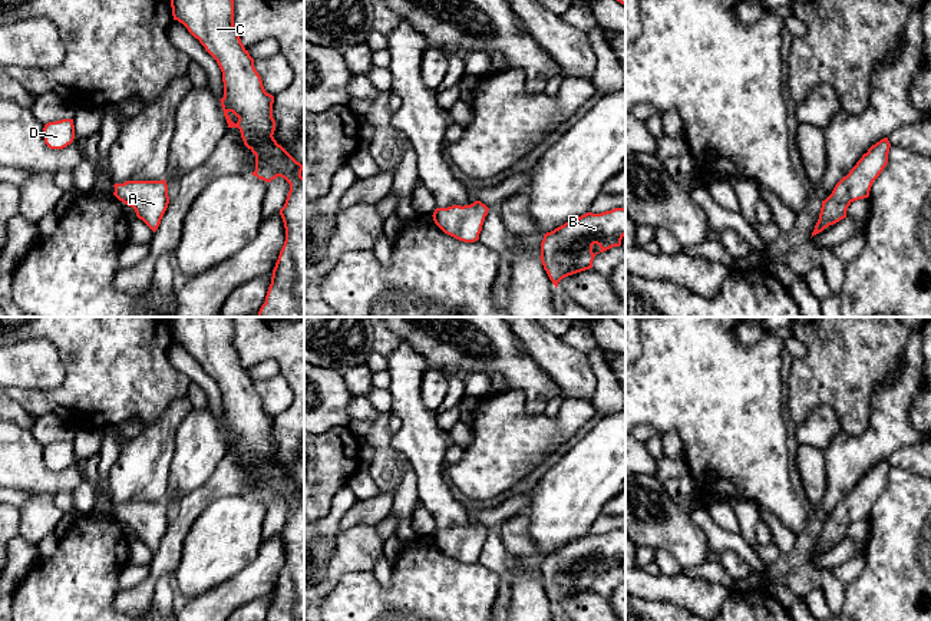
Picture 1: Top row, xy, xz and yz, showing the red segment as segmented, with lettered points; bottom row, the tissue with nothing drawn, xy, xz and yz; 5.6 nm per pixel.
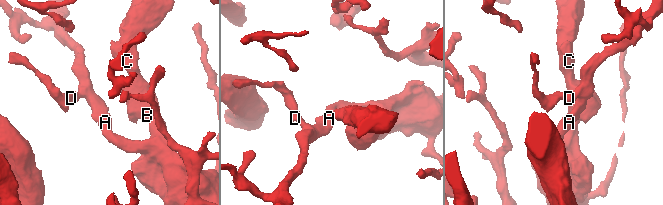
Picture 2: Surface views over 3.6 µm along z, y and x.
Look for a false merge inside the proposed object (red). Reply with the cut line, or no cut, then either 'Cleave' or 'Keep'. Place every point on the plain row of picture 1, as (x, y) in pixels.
No split. Keep

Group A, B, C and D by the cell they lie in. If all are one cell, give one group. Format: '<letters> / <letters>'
A B C D

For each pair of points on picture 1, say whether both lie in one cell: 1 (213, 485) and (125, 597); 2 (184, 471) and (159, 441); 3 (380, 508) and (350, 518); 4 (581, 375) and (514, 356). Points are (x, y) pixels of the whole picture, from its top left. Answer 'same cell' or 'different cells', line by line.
1: same cell
2: different cells
3: same cell
4: different cells

